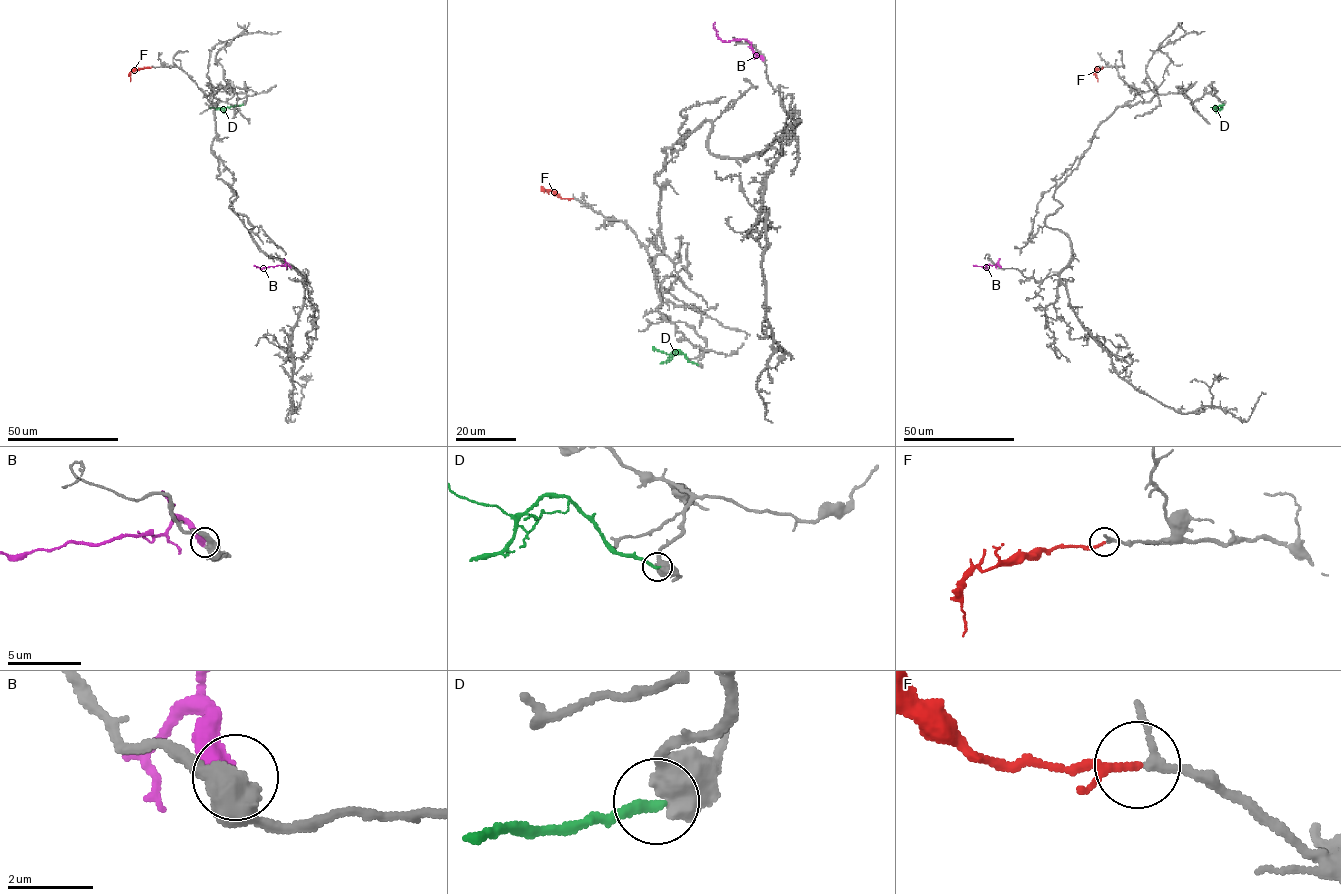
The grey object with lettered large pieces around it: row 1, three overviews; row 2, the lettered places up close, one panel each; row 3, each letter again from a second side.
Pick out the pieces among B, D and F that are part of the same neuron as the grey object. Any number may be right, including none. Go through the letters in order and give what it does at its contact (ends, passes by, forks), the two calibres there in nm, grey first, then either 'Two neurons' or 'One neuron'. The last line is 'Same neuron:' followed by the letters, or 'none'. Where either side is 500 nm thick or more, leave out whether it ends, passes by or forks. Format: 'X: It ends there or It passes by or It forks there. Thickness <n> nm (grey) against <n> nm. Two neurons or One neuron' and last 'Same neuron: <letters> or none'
B: Thickness 550 nm (grey) against 440 nm. Two neurons
D: It ends there. Thickness 480 nm (grey) against 240 nm. Two neurons
F: It ends there. Thickness 190 nm (grey) against 180 nm. One neuron
Same neuron: F

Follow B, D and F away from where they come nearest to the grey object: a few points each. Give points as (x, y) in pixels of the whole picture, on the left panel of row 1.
B: (290, 266), (286, 263), (260, 268), (255, 265)
D: (242, 104), (222, 109), (210, 108)
F: (151, 67), (132, 71), (130, 81)

